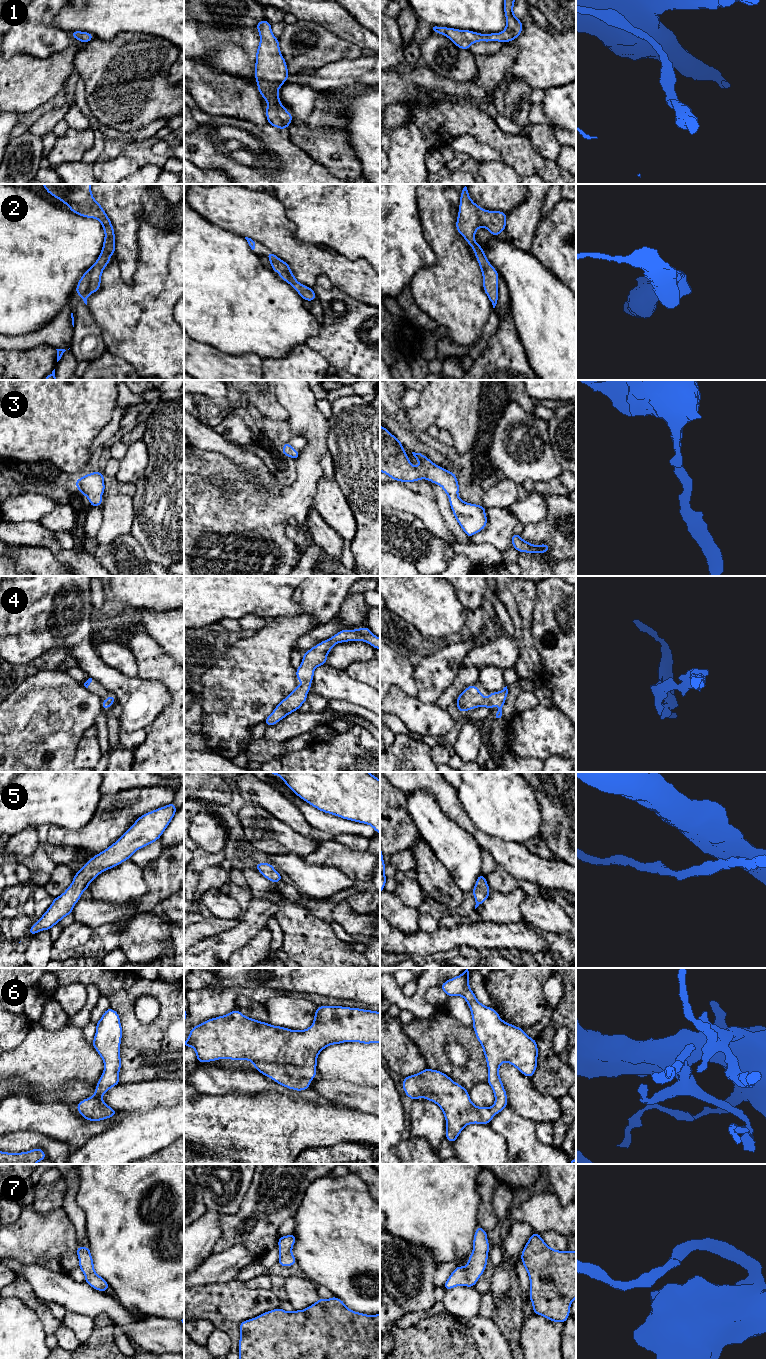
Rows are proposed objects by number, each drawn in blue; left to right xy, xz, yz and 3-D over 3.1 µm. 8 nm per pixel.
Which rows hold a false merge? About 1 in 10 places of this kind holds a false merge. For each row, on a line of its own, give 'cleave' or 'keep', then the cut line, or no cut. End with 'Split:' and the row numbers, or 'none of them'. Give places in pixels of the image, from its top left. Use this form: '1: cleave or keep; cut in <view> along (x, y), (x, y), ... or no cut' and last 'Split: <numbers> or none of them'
1: keep; no cut
2: keep; no cut
3: keep; no cut
4: keep; no cut
5: keep; no cut
6: keep; no cut
7: keep; no cut
Split: none of them

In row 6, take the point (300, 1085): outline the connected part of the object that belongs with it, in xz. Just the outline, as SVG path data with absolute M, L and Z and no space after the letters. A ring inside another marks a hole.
M319 1006L313 1024L306 1030L273 1026L244 1016L239 1010L211 1018L194 1026L184 1042L195 1049L201 1063L219 1059L249 1060L253 1066L276 1083L296 1091L309 1088L317 1075L317 1057L326 1047L344 1042L380 1043L380 1012L343 1006Z

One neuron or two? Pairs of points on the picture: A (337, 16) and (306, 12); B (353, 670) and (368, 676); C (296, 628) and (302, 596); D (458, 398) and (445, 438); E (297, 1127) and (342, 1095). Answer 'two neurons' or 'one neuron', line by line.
A: one neuron
B: one neuron
C: two neurons
D: two neurons
E: two neurons

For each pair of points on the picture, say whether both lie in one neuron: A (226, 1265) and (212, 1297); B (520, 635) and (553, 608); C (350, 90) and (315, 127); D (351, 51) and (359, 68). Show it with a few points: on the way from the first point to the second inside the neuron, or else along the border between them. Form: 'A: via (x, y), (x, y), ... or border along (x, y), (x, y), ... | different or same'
A: border along (235, 1280), (222, 1283), (198, 1284), (195, 1286) | different
B: border along (534, 602), (532, 610), (532, 639), (537, 648) | different
C: via (340, 95), (329, 106), (325, 117) | same
D: border along (363, 55), (354, 59), (337, 60), (332, 63) | different

